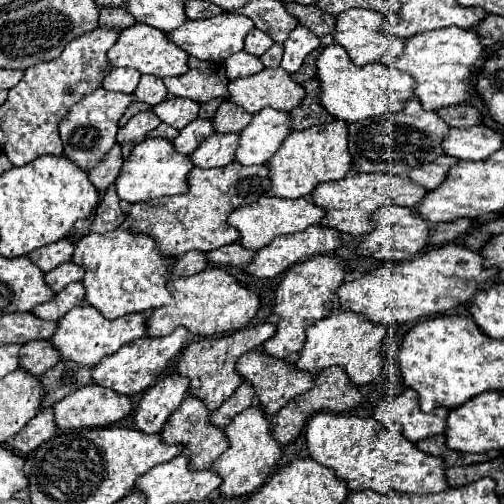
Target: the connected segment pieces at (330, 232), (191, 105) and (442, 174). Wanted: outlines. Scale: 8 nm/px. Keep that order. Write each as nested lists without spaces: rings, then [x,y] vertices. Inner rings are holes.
[[[311,225],[305,231],[299,231],[295,235],[281,235],[277,239],[273,239],[267,247],[259,249],[257,255],[255,255],[255,259],[245,267],[245,271],[249,275],[261,277],[261,279],[265,279],[265,277],[277,277],[277,275],[285,273],[289,267],[293,267],[299,261],[305,261],[305,259],[309,259],[313,255],[323,255],[323,253],[335,251],[341,245],[341,241],[343,241],[341,237],[343,237],[341,231],[337,233],[337,229],[329,229],[329,227],[323,227],[323,225]]]
[[[167,97],[159,105],[153,107],[153,113],[167,125],[175,129],[183,129],[191,121],[197,119],[199,115],[199,103],[193,99],[183,99],[183,97]]]
[[[439,157],[437,161],[423,165],[421,169],[413,169],[413,173],[407,173],[407,177],[419,185],[423,185],[425,189],[433,191],[441,185],[441,181],[447,179],[449,169],[453,167],[453,159],[451,157]]]

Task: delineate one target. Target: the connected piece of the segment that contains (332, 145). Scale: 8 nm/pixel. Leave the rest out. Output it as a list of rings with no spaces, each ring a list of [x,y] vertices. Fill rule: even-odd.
[[[335,119],[329,125],[317,125],[303,131],[293,131],[281,145],[279,153],[269,161],[269,177],[273,181],[273,195],[297,199],[309,195],[323,181],[345,179],[345,175],[353,175],[353,157],[347,147],[347,123]]]

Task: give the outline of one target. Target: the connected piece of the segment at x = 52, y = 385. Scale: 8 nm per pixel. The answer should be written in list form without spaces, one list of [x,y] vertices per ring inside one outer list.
[[[59,361],[59,365],[55,365],[53,369],[49,369],[47,373],[41,375],[41,383],[45,385],[47,393],[45,393],[45,401],[43,407],[55,405],[57,401],[65,399],[67,395],[71,395],[73,391],[77,391],[79,387],[91,385],[91,369],[77,365],[75,361]]]

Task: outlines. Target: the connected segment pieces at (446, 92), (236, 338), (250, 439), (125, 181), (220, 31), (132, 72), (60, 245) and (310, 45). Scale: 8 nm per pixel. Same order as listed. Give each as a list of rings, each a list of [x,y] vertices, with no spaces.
[[[445,27],[445,29],[421,33],[417,37],[409,37],[405,43],[407,47],[401,57],[385,55],[381,63],[415,77],[417,81],[415,95],[421,99],[423,109],[437,111],[443,107],[469,101],[469,91],[473,87],[471,75],[475,73],[475,63],[479,63],[485,55],[481,35],[477,35],[475,31],[459,29],[459,27]]]
[[[259,323],[253,327],[243,327],[233,333],[217,335],[217,337],[205,337],[201,341],[193,341],[185,347],[185,353],[181,355],[175,371],[191,379],[191,395],[199,397],[207,403],[209,411],[215,411],[223,401],[227,401],[235,389],[243,383],[241,375],[237,373],[237,361],[243,353],[261,347],[265,341],[269,341],[277,333],[275,323]]]
[[[251,405],[243,413],[239,413],[227,427],[225,433],[231,441],[229,451],[225,451],[213,465],[211,469],[217,471],[223,477],[223,485],[219,487],[223,497],[241,497],[241,495],[251,495],[257,491],[269,475],[277,471],[277,463],[285,455],[285,447],[273,437],[271,425],[267,415],[263,413],[261,405]]]
[[[147,137],[143,143],[133,147],[129,159],[123,163],[123,171],[119,173],[115,181],[117,195],[127,203],[139,203],[139,201],[155,199],[155,197],[185,193],[189,189],[187,175],[193,167],[195,167],[193,161],[187,155],[175,151],[169,139]]]
[[[221,13],[221,15],[209,17],[209,19],[187,21],[181,29],[177,29],[177,33],[169,33],[169,37],[183,51],[187,51],[189,55],[193,55],[197,59],[223,63],[227,57],[231,57],[233,53],[243,49],[243,41],[251,29],[255,29],[255,23],[249,17],[239,15],[239,13]]]
[[[119,67],[113,69],[111,75],[103,81],[103,87],[109,91],[121,91],[121,93],[133,93],[137,89],[141,73],[137,69],[129,67]]]
[[[61,239],[53,245],[35,249],[27,255],[41,271],[51,271],[55,267],[59,267],[61,263],[67,263],[73,259],[73,243],[67,239]]]
[[[297,25],[297,29],[293,29],[293,33],[289,35],[289,39],[283,43],[285,45],[285,53],[283,53],[283,61],[281,67],[287,73],[295,73],[301,69],[305,57],[319,47],[319,37],[313,35],[307,27]]]

